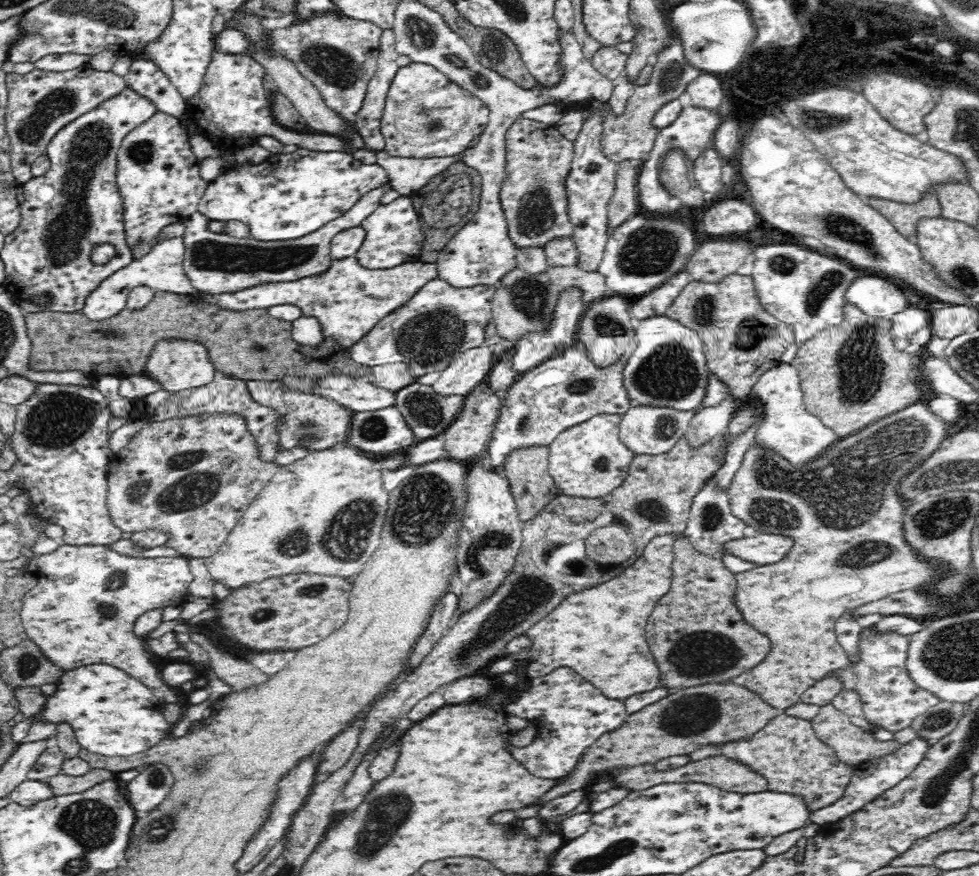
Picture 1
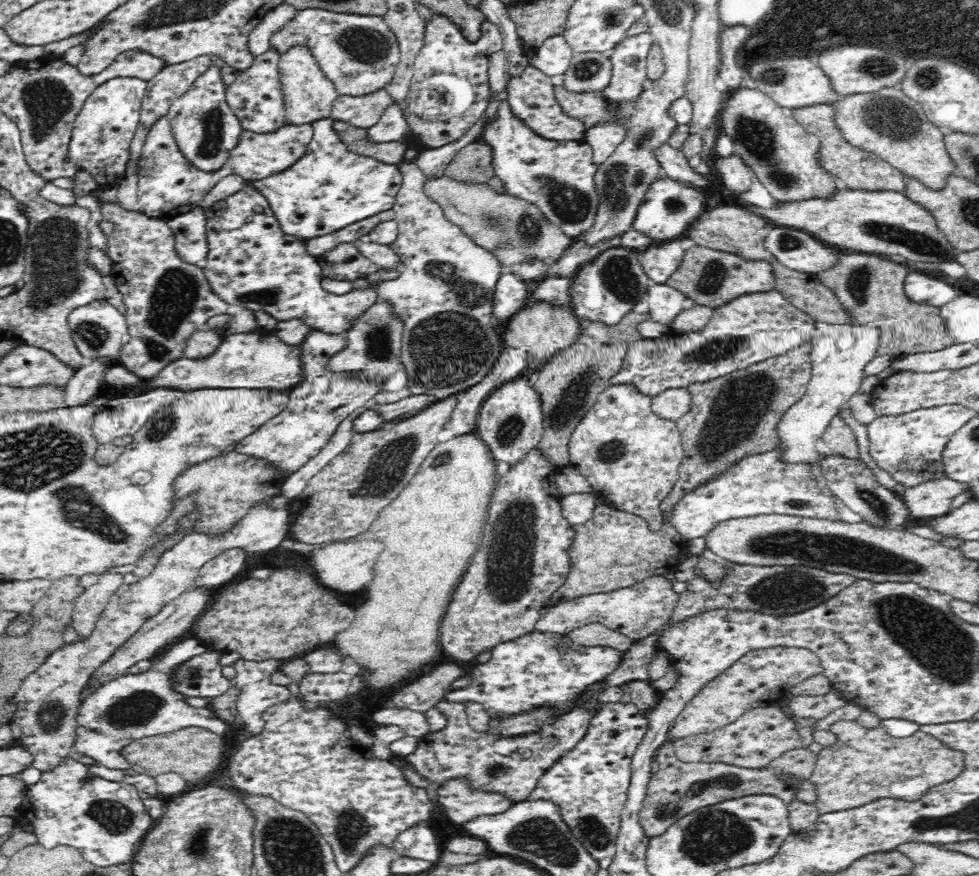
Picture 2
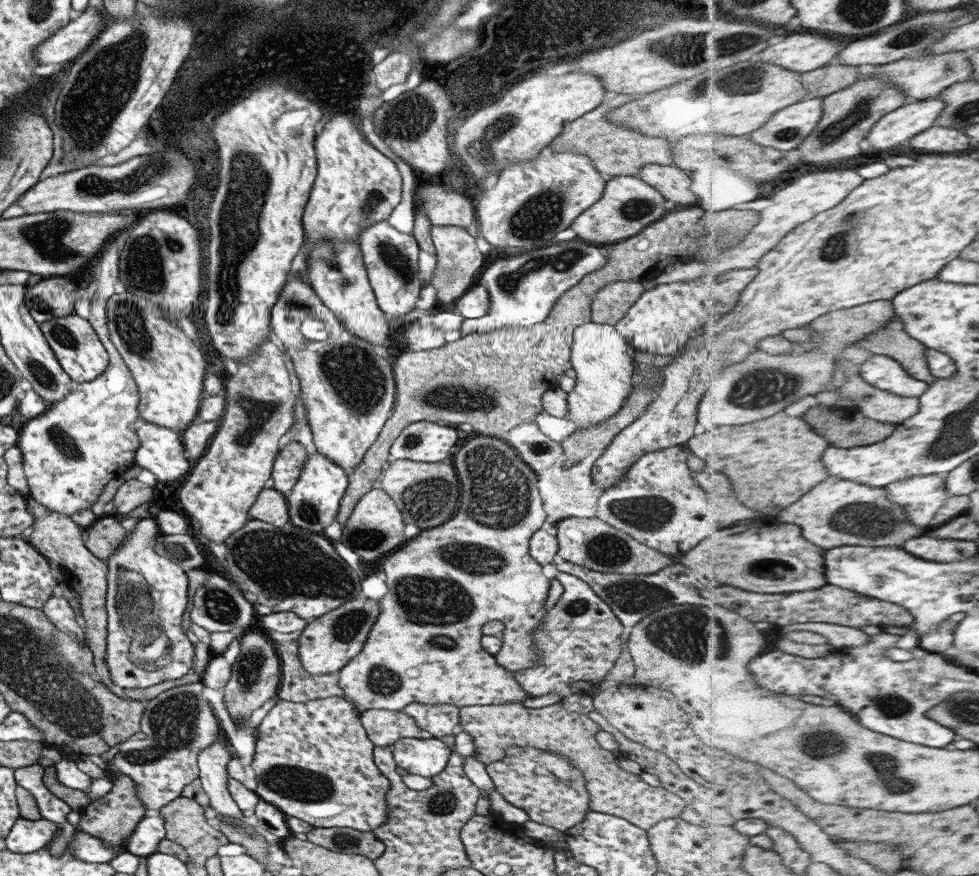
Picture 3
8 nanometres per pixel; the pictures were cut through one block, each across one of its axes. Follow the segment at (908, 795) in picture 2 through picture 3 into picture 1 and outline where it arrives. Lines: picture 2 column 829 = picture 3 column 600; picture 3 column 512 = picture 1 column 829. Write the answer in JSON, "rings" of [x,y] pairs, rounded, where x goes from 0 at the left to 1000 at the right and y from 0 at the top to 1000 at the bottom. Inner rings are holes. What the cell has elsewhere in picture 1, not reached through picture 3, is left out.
{"rings":[[[850,803],[837,807],[836,815],[828,822],[828,825],[835,841],[852,855],[856,866],[870,876],[885,870],[889,865],[899,865],[899,863],[911,861],[911,858],[915,858],[922,850],[913,844],[903,847],[897,846],[890,834],[870,826],[866,817],[852,807]]]}

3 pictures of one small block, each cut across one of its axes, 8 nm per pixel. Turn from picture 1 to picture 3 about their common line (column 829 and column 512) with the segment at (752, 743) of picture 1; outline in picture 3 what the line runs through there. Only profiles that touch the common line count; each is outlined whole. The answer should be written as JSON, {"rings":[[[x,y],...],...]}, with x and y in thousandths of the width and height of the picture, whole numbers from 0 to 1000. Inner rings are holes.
{"rings":[[[523,852],[517,855],[517,862],[510,869],[496,873],[496,881],[501,885],[506,901],[527,922],[533,922],[541,936],[545,938],[568,945],[572,950],[577,950],[584,943],[588,943],[599,934],[599,929],[604,926],[603,908],[599,900],[599,887],[594,880],[582,871],[580,864],[568,860],[568,857],[556,857],[550,853]]]}

